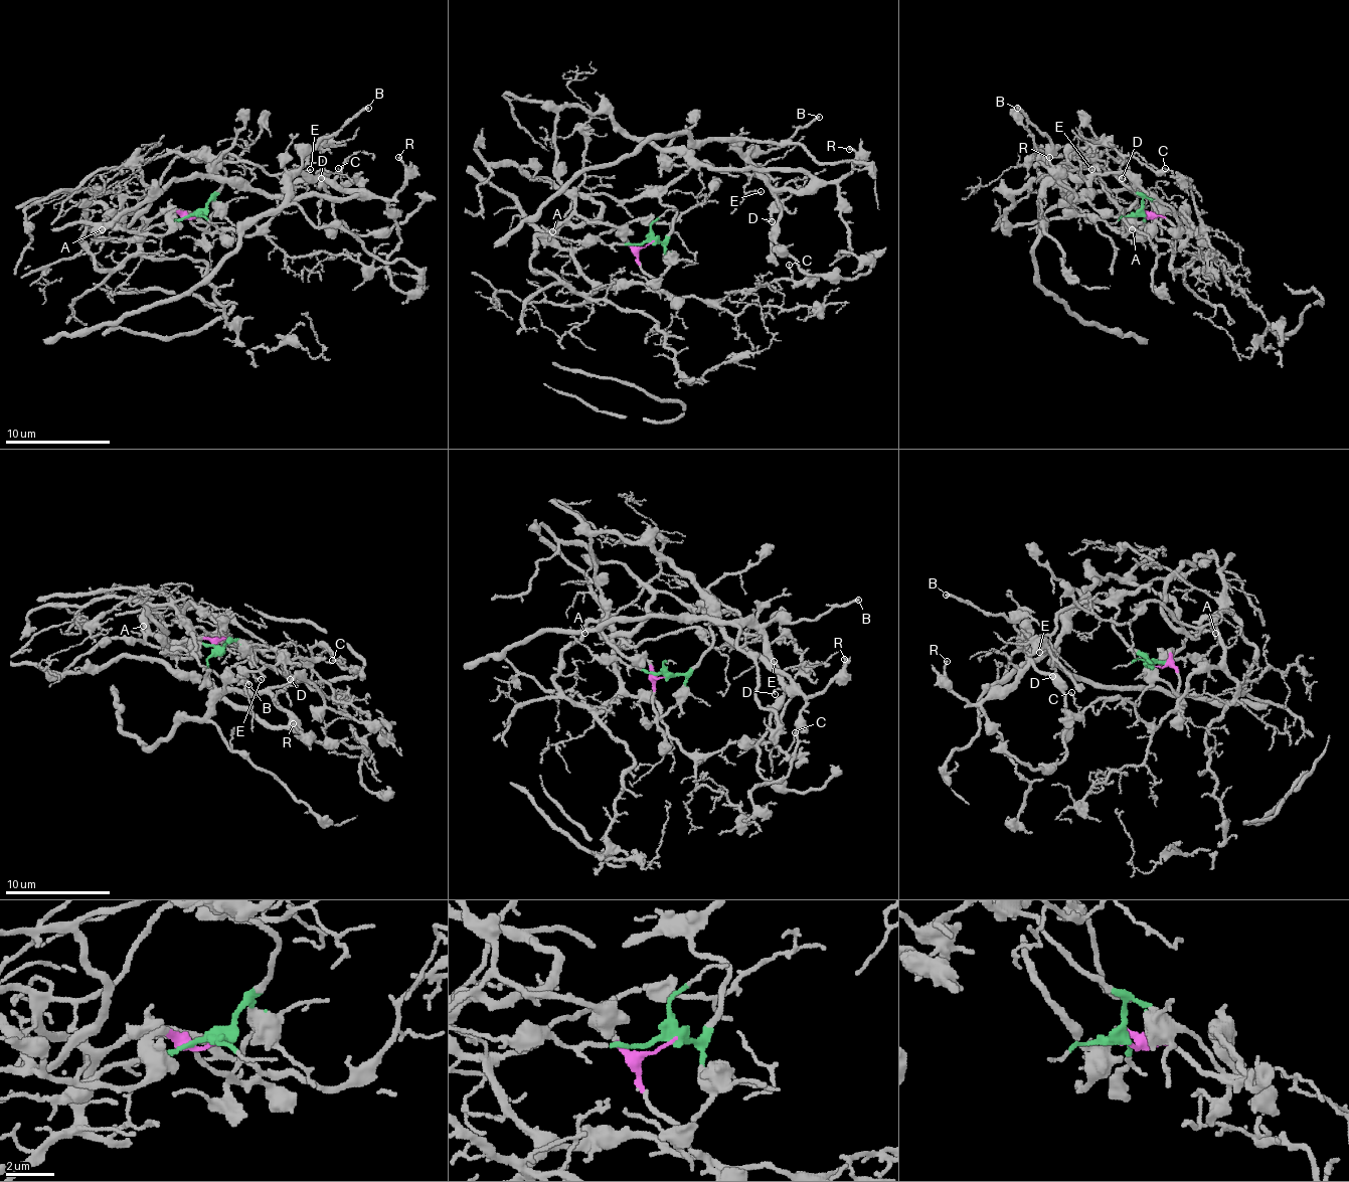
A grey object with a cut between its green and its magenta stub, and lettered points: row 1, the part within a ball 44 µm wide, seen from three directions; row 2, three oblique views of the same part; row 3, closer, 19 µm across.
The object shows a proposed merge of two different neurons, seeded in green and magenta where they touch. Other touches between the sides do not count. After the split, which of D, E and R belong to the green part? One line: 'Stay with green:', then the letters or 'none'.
Stay with green: D, E

